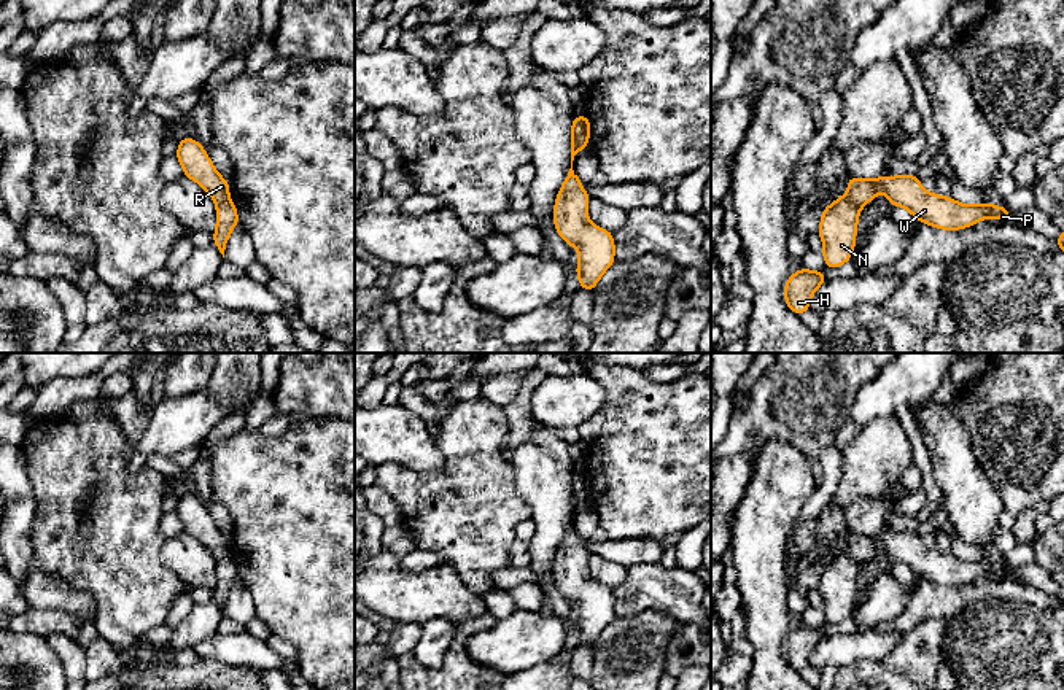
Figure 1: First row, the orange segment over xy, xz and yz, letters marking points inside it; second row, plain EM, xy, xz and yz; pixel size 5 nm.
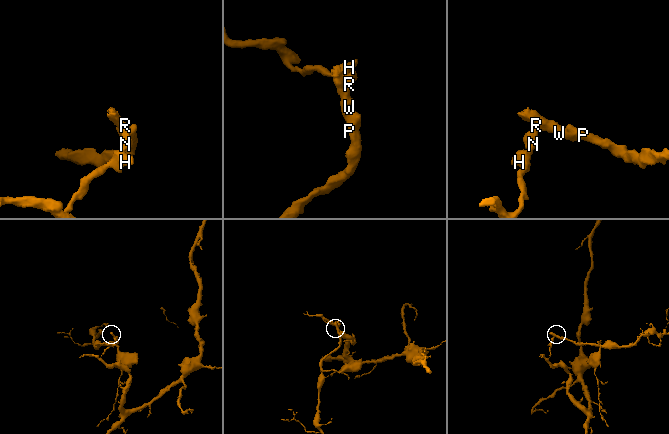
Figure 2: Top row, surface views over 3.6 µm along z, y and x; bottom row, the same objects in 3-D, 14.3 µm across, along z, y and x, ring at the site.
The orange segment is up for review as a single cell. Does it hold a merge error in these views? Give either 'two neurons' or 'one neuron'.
two neurons

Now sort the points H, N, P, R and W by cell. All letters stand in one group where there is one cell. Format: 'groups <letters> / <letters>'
groups H N / P R W

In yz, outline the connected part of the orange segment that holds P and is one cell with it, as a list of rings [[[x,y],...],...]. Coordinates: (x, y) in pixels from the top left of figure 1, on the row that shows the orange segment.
[[[881,175],[876,180],[848,176],[846,197],[859,208],[865,207],[878,192],[887,196],[892,208],[905,207],[914,219],[943,231],[970,227],[984,218],[1005,223],[1012,215],[1012,210],[986,200],[980,205],[964,205],[953,197],[926,192],[916,175]]]

